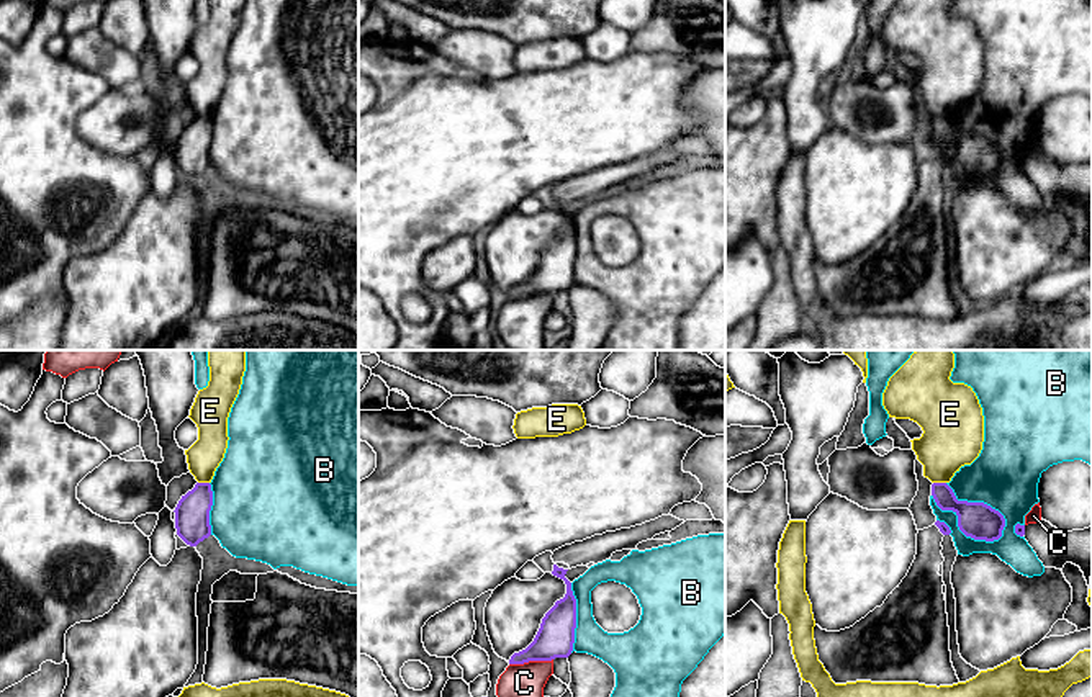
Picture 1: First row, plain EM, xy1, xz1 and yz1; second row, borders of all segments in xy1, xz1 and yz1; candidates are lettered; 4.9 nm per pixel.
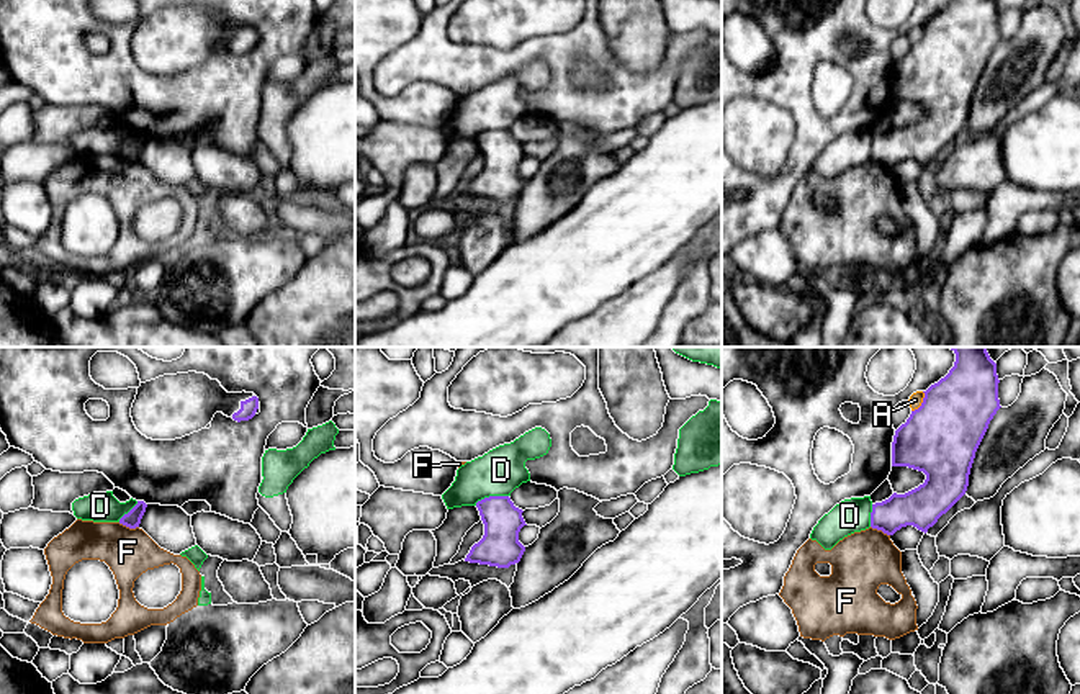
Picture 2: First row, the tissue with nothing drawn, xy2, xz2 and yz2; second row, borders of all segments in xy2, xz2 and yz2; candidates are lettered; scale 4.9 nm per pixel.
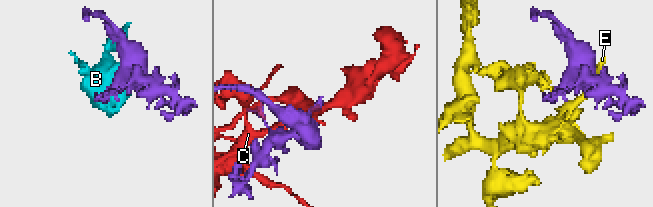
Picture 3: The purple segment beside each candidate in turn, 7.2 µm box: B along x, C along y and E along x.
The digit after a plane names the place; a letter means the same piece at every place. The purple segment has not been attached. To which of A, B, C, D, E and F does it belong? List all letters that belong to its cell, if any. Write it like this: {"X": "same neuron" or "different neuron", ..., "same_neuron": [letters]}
{"A": "different neuron", "B": "different neuron", "C": "different neuron", "D": "different neuron", "E": "different neuron", "F": "different neuron", "same_neuron": []}

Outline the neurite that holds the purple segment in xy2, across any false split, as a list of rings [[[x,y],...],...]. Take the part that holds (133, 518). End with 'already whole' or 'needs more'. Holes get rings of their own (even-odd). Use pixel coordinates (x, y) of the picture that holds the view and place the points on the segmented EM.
[[[137,501],[137,504],[119,519],[119,524],[136,529],[141,524],[141,519],[146,512],[147,504],[144,501]]]; already whole

